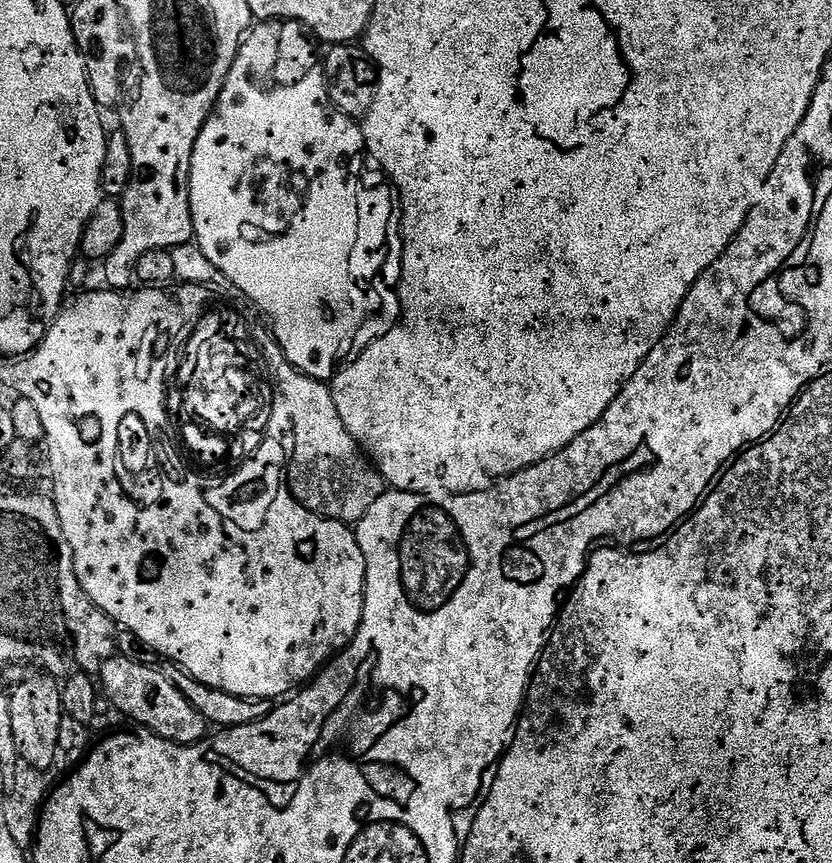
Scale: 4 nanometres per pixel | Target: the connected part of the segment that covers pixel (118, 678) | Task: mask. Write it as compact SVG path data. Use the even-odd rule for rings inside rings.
M115 654L101 666L98 673L98 688L103 699L109 700L124 716L133 720L133 725L152 732L176 744L197 744L209 735L210 725L194 706L170 682L167 671L156 666L142 666L142 662L134 662L130 658Z

